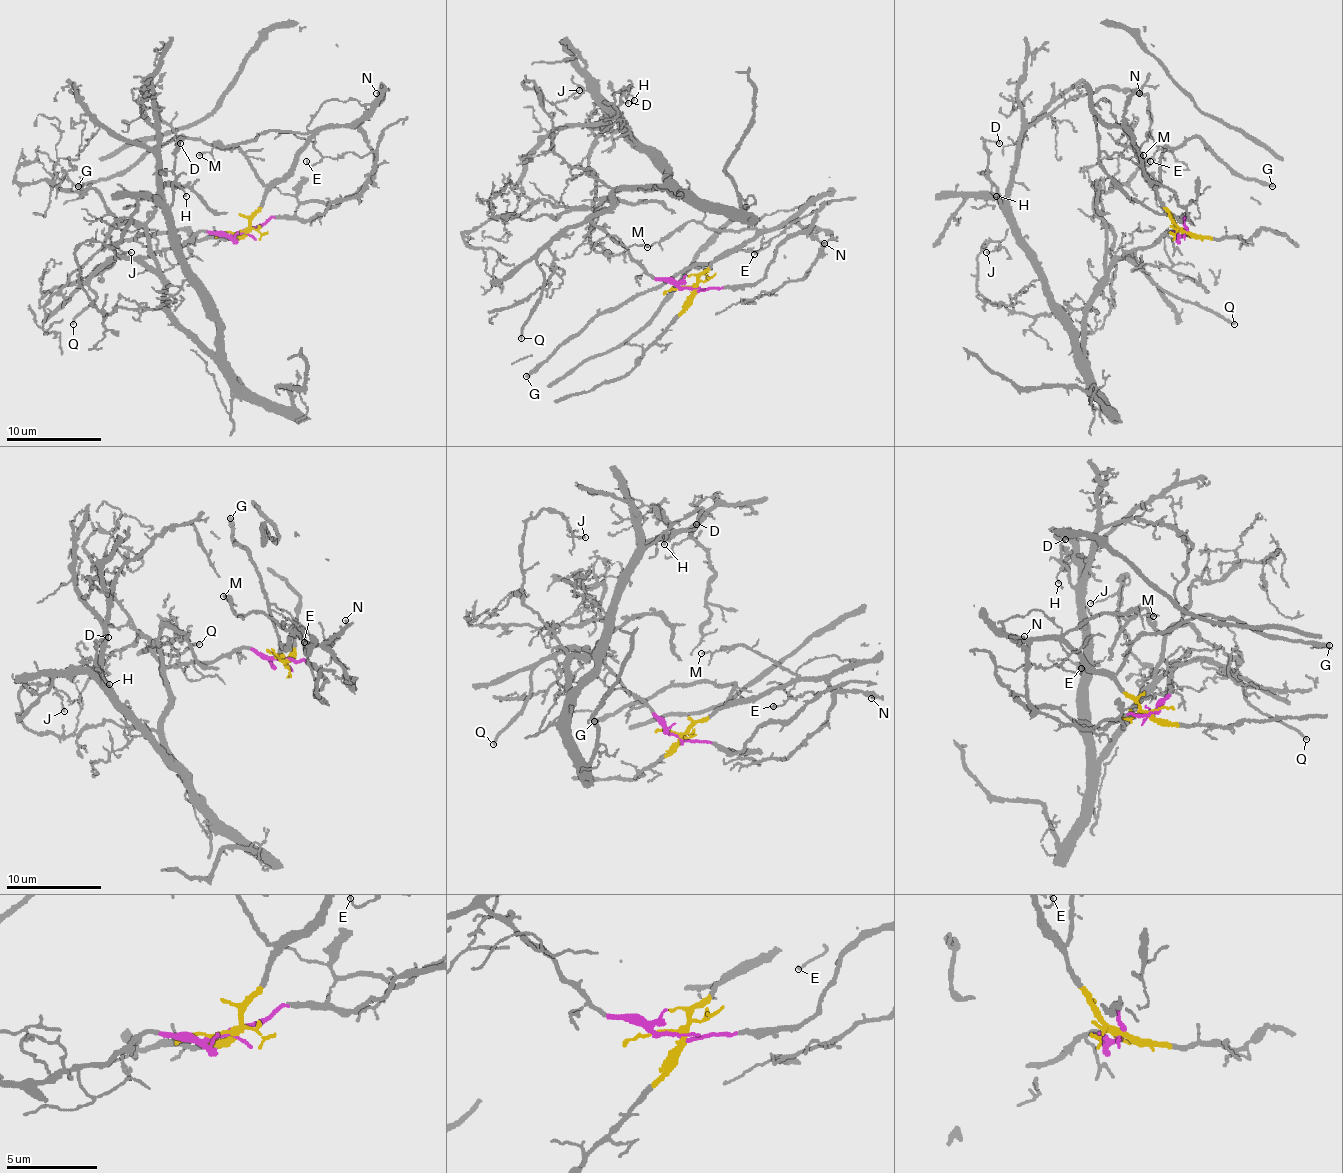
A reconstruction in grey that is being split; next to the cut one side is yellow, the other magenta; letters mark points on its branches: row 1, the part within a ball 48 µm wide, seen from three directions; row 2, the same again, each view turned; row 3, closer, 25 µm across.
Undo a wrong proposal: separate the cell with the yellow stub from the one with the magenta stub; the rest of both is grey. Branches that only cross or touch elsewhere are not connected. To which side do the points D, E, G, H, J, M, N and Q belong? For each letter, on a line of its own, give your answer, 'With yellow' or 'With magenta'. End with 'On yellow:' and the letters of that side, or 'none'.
D: With magenta
E: With magenta
G: With yellow
H: With magenta
J: With magenta
M: With yellow
N: With yellow
Q: With magenta
On yellow: G, M, N

